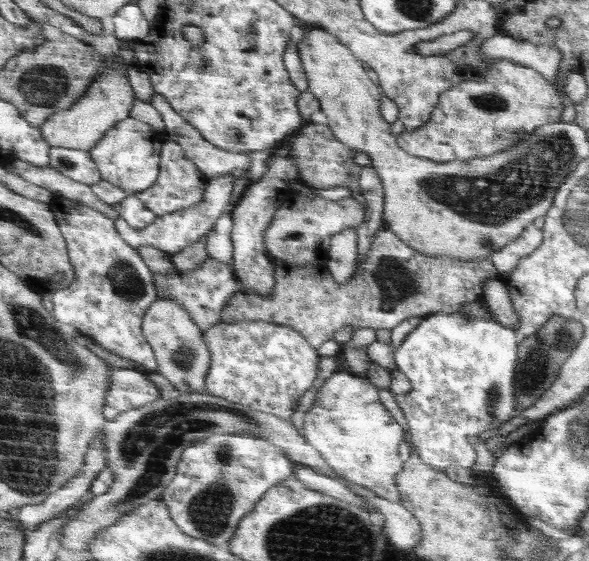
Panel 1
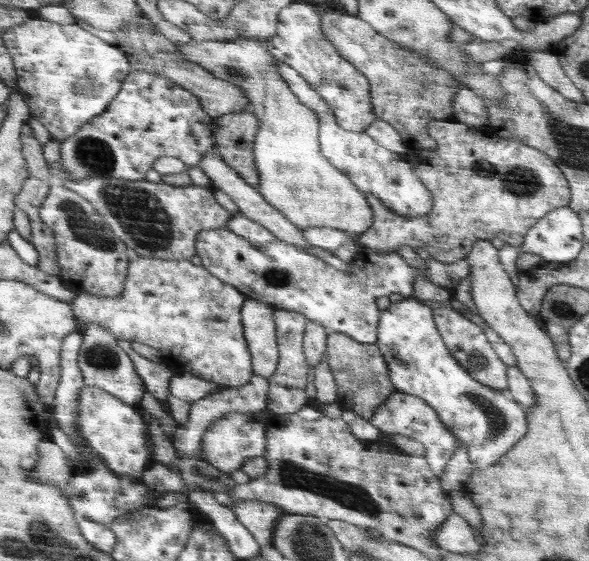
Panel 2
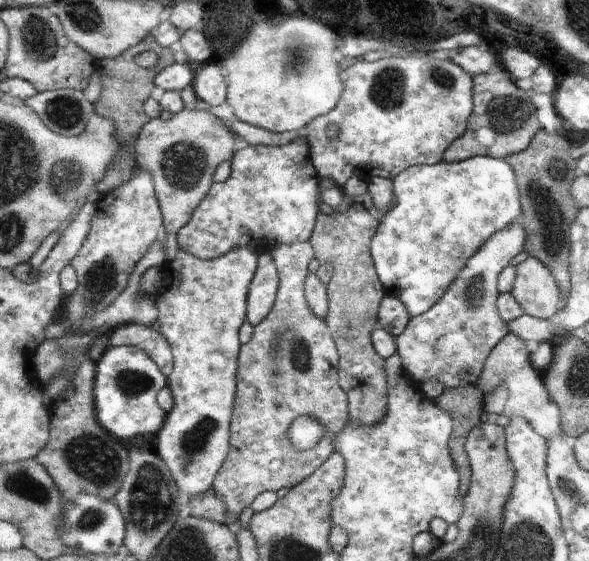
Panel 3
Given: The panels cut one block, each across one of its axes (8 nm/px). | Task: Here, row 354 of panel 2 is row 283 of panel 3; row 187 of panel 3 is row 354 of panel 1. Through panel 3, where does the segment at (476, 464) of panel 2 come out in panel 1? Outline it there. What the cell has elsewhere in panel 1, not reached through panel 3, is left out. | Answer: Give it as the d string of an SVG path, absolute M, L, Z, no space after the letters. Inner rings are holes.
M436 312L436 314L423 316L418 326L410 332L398 348L394 348L395 368L404 373L404 376L410 380L412 390L408 394L394 394L398 406L404 412L406 421L408 422L408 433L410 436L411 446L416 448L416 452L421 460L428 464L431 468L438 471L445 471L448 466L460 466L472 469L476 464L474 462L474 450L468 448L466 438L468 436L480 436L484 431L488 431L490 427L494 427L493 434L499 427L508 421L508 416L514 412L518 401L515 400L515 375L519 362L518 346L521 339L513 331L513 329L504 327L496 321L484 320L472 316L466 316L463 313L444 313Z

